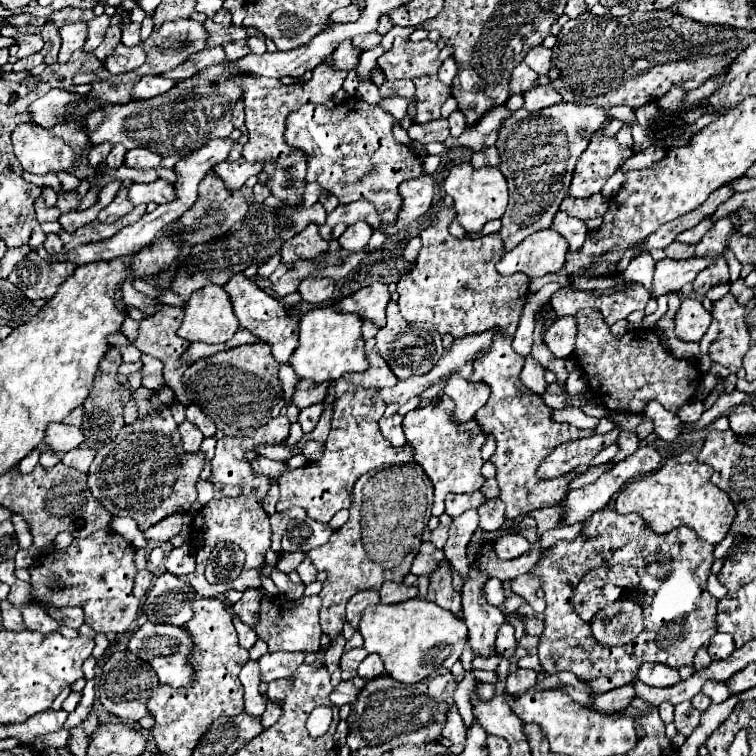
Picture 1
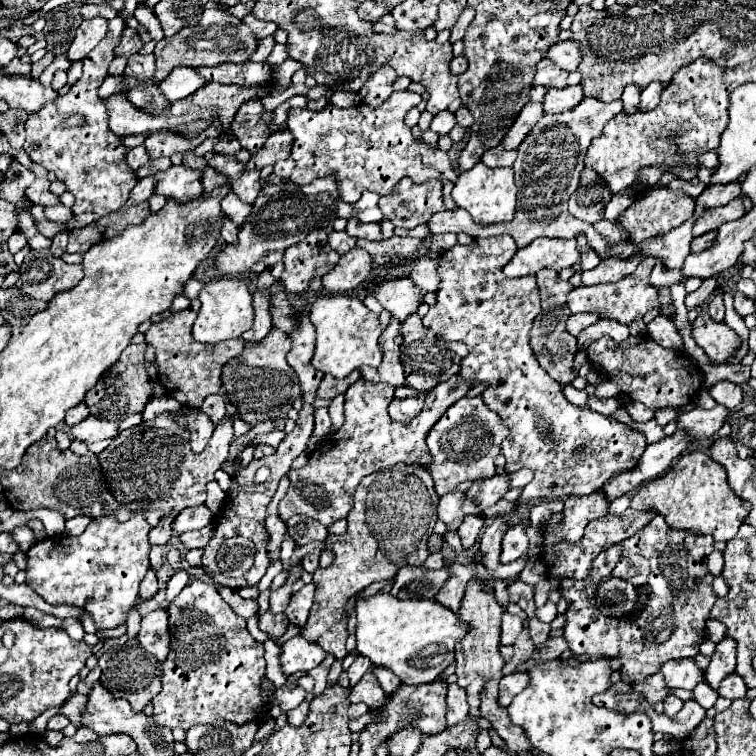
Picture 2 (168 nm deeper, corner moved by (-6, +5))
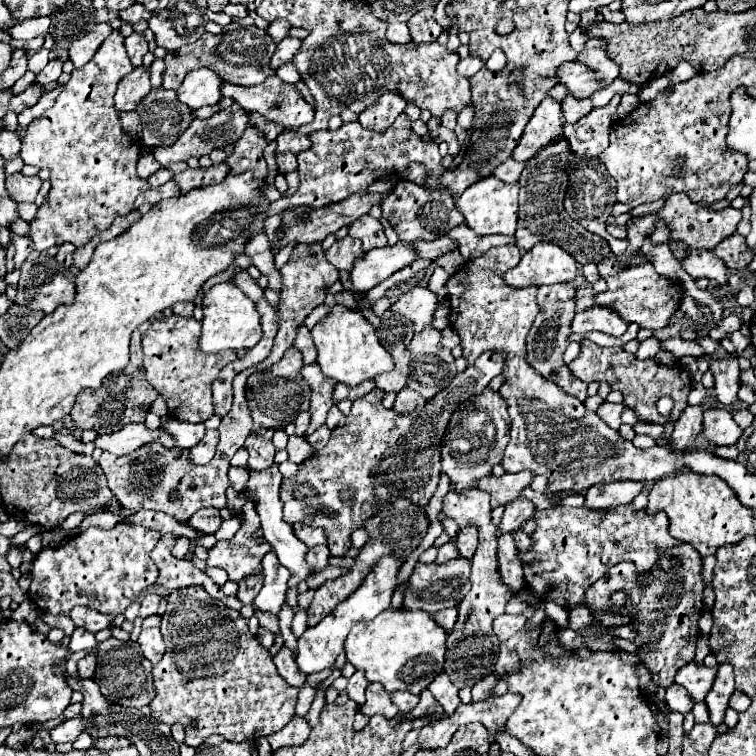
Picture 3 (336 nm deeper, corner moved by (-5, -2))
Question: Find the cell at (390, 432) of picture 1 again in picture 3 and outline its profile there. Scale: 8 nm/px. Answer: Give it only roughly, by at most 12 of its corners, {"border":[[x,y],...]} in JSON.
{"border":[[409,388],[397,394],[393,410],[399,414],[421,410],[425,398]]}

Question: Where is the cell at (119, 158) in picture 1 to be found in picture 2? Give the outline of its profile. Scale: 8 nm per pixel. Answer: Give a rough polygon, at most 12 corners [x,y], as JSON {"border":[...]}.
{"border":[[142,145],[126,153],[126,163],[136,171],[148,163]]}

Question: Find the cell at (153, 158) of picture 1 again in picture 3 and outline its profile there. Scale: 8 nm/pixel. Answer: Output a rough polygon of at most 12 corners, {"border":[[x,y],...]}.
{"border":[[239,104],[195,118],[169,148],[155,148],[161,166],[201,158],[235,144],[249,114]]}

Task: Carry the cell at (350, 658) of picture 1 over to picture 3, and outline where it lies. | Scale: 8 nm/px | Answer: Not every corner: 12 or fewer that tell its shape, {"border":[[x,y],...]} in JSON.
{"border":[[357,670],[347,684],[347,694],[357,706],[365,704],[369,682]]}

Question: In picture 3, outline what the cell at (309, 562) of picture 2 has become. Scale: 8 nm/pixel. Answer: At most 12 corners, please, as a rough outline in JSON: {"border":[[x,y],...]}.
{"border":[[315,546],[307,552],[307,562],[317,570],[329,566],[329,548]]}

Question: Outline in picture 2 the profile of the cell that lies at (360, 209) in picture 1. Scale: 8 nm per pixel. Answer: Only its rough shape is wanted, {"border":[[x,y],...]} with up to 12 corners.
{"border":[[402,179],[379,206],[404,229],[446,209],[438,179]]}

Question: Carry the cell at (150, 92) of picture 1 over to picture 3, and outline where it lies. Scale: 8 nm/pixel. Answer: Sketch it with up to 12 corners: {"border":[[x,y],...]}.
{"border":[[209,68],[185,76],[177,98],[191,110],[221,100],[225,80]]}

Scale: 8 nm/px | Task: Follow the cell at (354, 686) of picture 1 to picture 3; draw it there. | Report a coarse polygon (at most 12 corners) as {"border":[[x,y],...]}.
{"border":[[381,684],[367,686],[367,702],[359,710],[371,718],[395,718],[399,708]]}

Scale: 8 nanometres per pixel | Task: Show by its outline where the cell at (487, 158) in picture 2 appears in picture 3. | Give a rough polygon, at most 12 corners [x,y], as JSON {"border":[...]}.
{"border":[[509,158],[497,166],[493,176],[519,182],[525,164]]}

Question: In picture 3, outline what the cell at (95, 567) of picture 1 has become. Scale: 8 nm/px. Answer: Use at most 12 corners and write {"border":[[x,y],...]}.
{"border":[[89,526],[31,568],[49,614],[119,616],[157,580],[161,534]]}

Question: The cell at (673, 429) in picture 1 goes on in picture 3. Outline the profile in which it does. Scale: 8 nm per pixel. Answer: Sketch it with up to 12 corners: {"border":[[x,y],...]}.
{"border":[[725,408],[705,410],[703,436],[733,446],[743,430]]}

